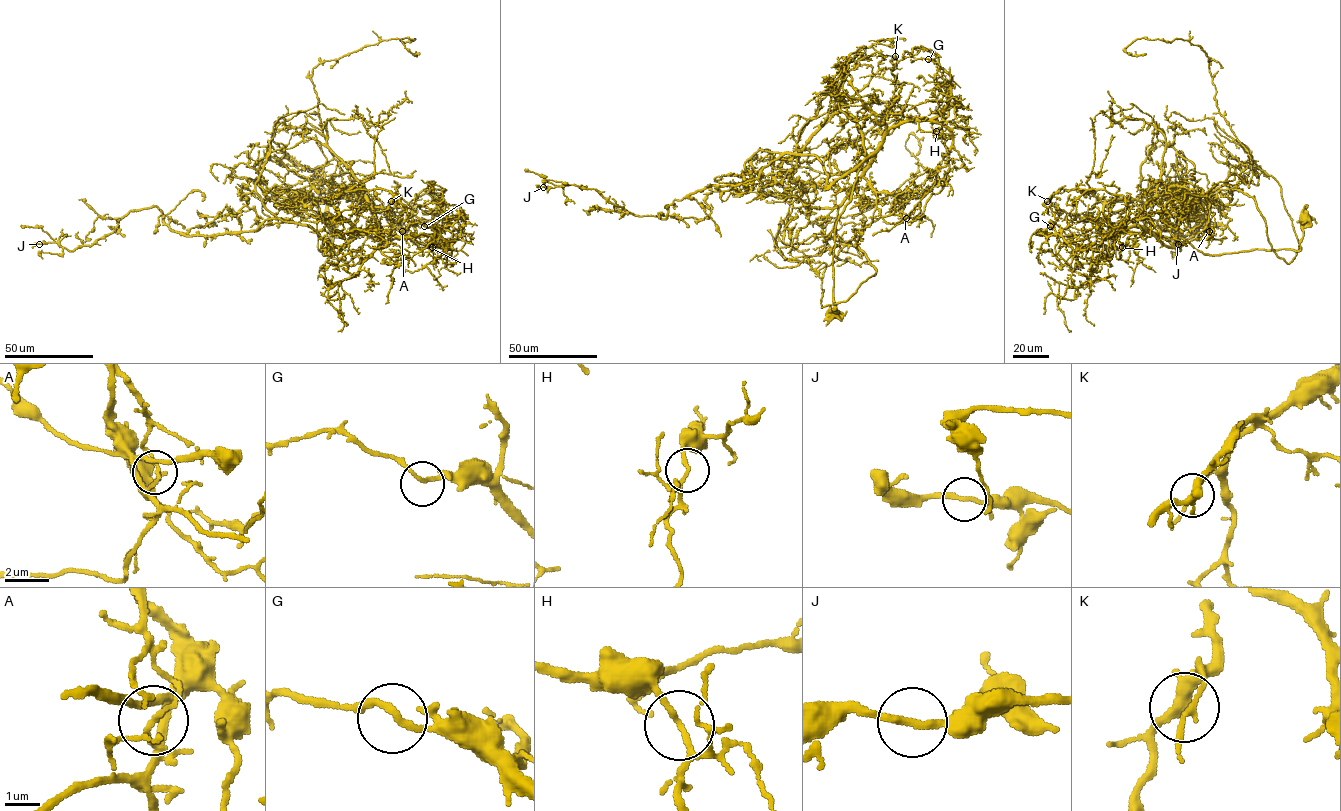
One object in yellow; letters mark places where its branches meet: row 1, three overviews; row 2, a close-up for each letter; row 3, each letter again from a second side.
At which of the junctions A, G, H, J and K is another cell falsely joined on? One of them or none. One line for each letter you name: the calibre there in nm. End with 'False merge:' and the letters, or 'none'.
A: calibre 120 nm
False merge: A

